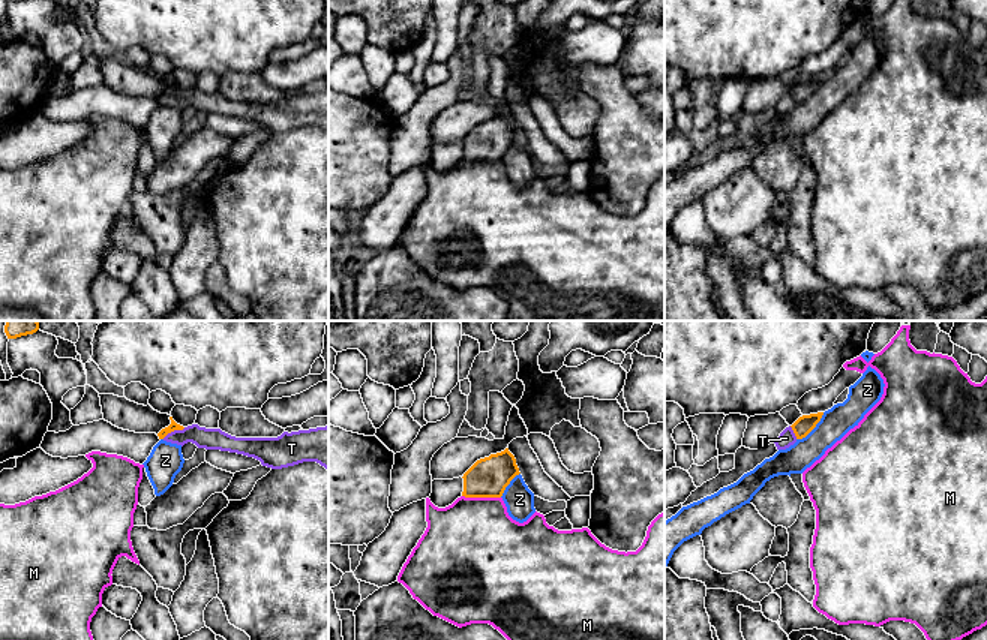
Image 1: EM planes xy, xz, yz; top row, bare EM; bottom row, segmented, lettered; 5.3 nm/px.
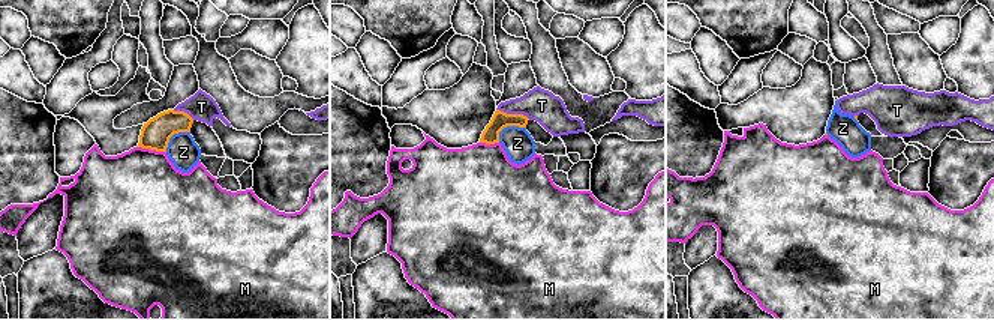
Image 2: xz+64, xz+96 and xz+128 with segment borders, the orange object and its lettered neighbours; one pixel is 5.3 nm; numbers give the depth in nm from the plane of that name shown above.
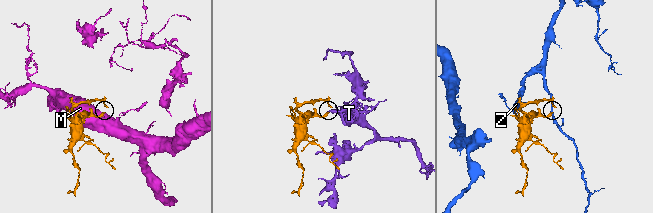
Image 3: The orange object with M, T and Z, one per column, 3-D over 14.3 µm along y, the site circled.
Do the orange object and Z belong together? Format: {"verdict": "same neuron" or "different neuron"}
{"verdict": "different neuron"}

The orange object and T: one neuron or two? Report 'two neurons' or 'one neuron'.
one neuron

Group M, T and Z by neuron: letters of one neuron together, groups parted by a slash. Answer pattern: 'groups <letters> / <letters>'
groups M / T / Z

